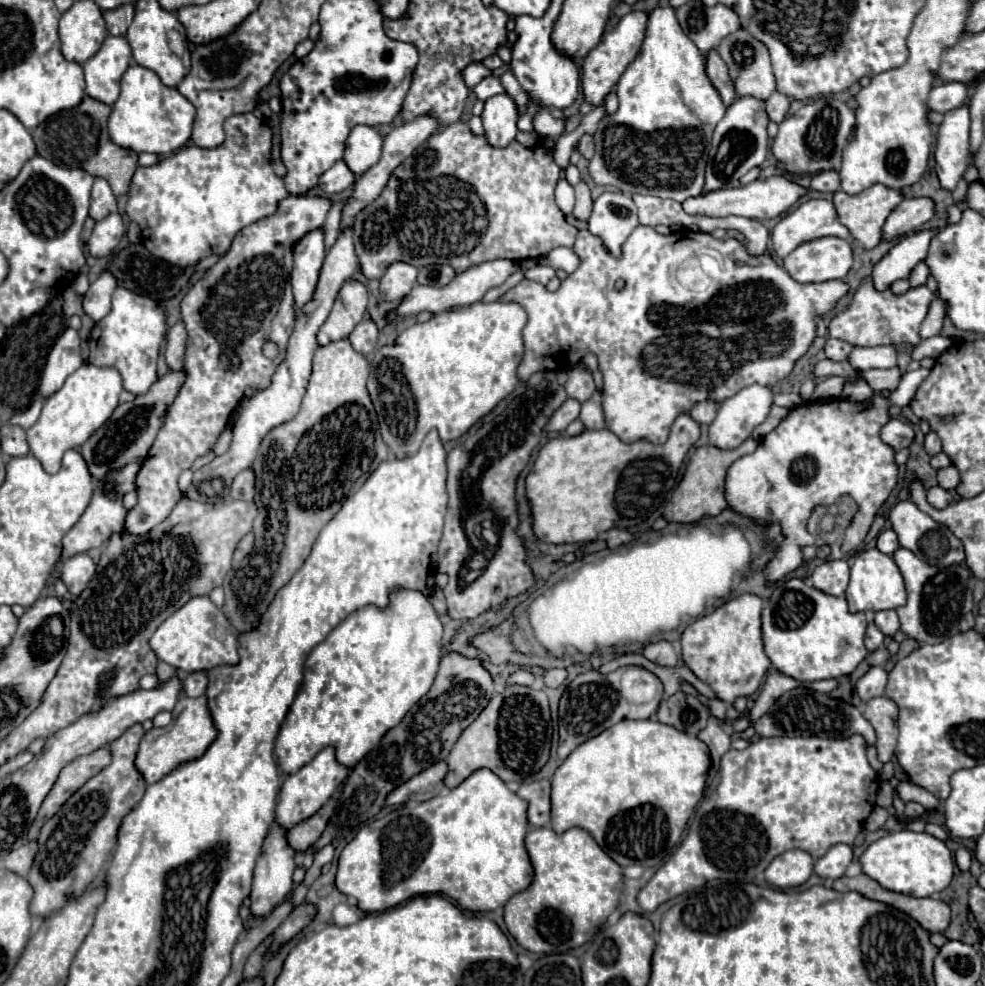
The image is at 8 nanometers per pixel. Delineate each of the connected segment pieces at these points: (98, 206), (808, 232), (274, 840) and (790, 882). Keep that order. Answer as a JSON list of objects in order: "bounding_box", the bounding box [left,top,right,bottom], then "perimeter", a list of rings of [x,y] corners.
[{"bounding_box":[90,179,118,221],"perimeter":[[[96,179],[94,181],[94,189],[92,189],[92,203],[90,203],[90,217],[100,221],[110,213],[118,211],[118,203],[116,197],[108,185],[106,179]]]},{"bounding_box":[772,199,852,259],"perimeter":[[[810,199],[778,221],[772,231],[772,245],[776,255],[784,259],[798,245],[826,235],[852,241],[850,231],[838,219],[834,203],[830,199]]]},{"bounding_box":[250,821,298,917],"perimeter":[[[274,821],[270,825],[270,833],[264,839],[262,853],[260,853],[258,861],[256,861],[254,883],[252,883],[252,893],[250,893],[250,899],[252,899],[252,907],[250,909],[258,917],[264,917],[276,905],[280,905],[286,899],[286,895],[290,893],[290,889],[292,889],[292,873],[296,869],[296,853],[298,851],[290,847],[286,835],[288,835],[288,831]]]},{"bounding_box":[764,849,814,889],"perimeter":[[[790,849],[778,857],[766,867],[764,875],[766,881],[774,887],[788,889],[788,887],[798,887],[808,881],[814,869],[814,859],[808,851],[802,849]]]}]

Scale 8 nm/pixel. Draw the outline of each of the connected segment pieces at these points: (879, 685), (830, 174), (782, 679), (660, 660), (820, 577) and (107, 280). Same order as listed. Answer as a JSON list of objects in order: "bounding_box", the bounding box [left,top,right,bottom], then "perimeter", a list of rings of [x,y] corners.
[{"bounding_box":[856,667,888,703],"perimeter":[[[870,667],[870,671],[856,683],[856,691],[860,699],[866,703],[874,697],[884,695],[886,681],[888,681],[888,673],[882,667]]]},{"bounding_box":[810,171,840,193],"perimeter":[[[822,171],[816,177],[812,177],[810,189],[820,193],[836,193],[840,189],[840,177],[836,171]]]},{"bounding_box":[734,667,800,731],"perimeter":[[[772,667],[772,669],[768,671],[766,683],[764,683],[764,687],[762,687],[762,691],[760,691],[760,695],[758,695],[752,711],[750,711],[750,719],[738,719],[738,721],[734,723],[734,729],[736,729],[736,731],[744,731],[746,727],[750,727],[758,717],[762,717],[762,713],[766,713],[766,709],[770,709],[770,705],[772,705],[782,693],[786,693],[786,691],[790,691],[790,689],[796,689],[798,685],[800,685],[800,683],[798,683],[794,677],[788,677],[788,675],[784,675],[784,673],[780,673],[778,669]]]},{"bounding_box":[644,641,678,667],"perimeter":[[[658,641],[658,643],[646,645],[644,657],[662,667],[676,667],[676,663],[678,663],[678,653],[674,651],[672,643],[668,643],[668,641]]]},{"bounding_box":[810,561,848,595],"perimeter":[[[826,561],[818,565],[810,577],[812,585],[828,595],[844,595],[848,587],[848,563],[846,561]]]},{"bounding_box":[82,271,116,321],"perimeter":[[[102,271],[102,275],[90,285],[88,293],[84,295],[82,307],[84,313],[92,319],[92,321],[100,321],[110,313],[110,299],[114,293],[116,285],[114,285],[114,277],[110,277],[110,273]]]}]

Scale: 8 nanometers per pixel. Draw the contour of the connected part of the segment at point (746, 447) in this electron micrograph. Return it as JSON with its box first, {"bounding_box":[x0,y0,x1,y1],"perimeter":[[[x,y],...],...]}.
{"bounding_box":[664,439,758,523],"perimeter":[[[746,439],[740,447],[730,449],[730,451],[718,449],[714,445],[698,447],[692,453],[692,457],[688,459],[686,473],[684,473],[680,485],[676,487],[676,491],[672,493],[672,499],[670,499],[670,505],[666,507],[664,517],[668,521],[676,521],[676,523],[694,523],[694,521],[702,519],[704,515],[718,515],[722,509],[726,509],[728,507],[726,497],[724,497],[726,471],[738,457],[752,453],[756,447],[758,447],[758,441],[754,441],[754,439]]]}

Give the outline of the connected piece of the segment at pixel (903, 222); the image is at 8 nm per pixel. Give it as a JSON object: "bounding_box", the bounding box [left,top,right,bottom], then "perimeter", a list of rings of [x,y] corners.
{"bounding_box":[884,197,934,239],"perimeter":[[[910,197],[904,199],[888,217],[884,225],[884,239],[902,237],[910,231],[916,231],[922,223],[934,217],[934,201],[930,197]]]}

